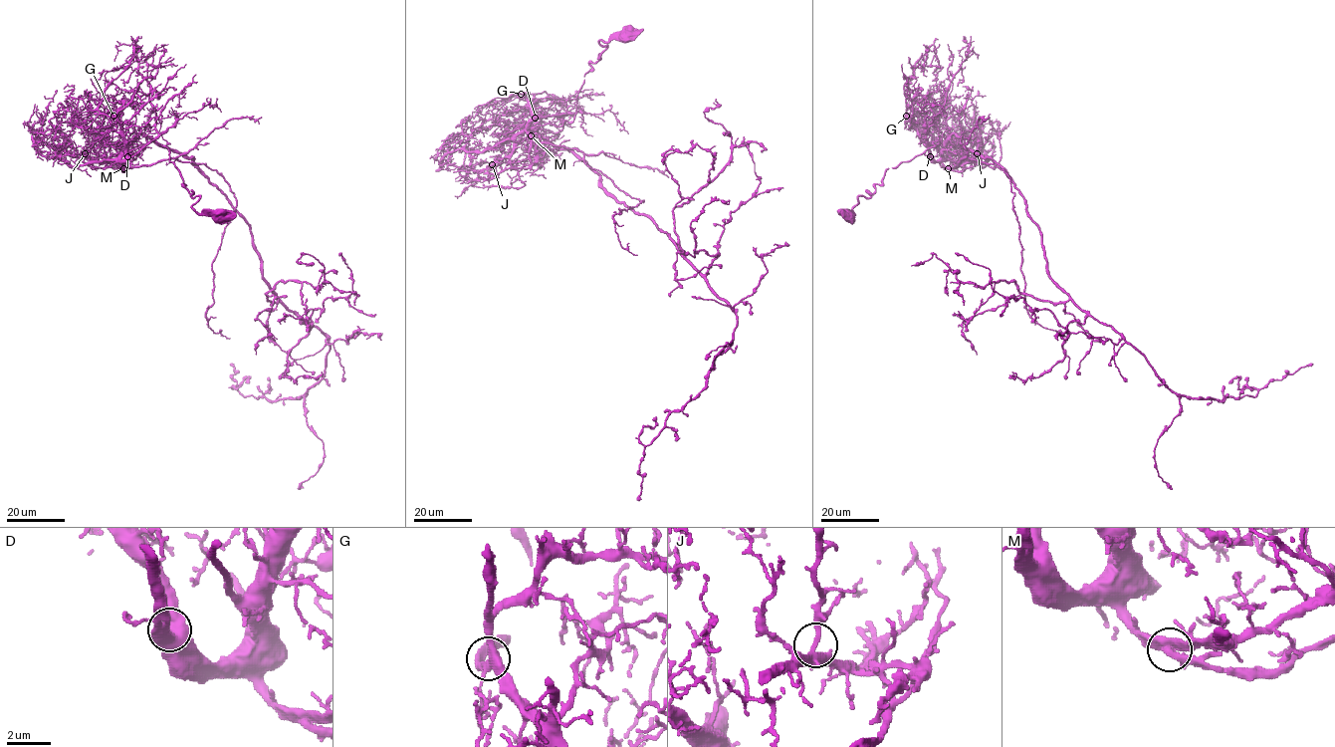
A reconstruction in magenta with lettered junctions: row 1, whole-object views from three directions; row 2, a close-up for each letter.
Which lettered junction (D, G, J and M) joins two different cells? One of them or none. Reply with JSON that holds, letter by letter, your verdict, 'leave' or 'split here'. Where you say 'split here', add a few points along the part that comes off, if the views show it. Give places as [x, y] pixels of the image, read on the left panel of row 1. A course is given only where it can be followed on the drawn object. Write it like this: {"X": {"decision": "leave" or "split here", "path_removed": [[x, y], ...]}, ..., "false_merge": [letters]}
{"D": {"decision": "leave"}, "G": {"decision": "leave"}, "J": {"decision": "leave"}, "M": {"decision": "split here", "path_removed": [[123, 168], [124, 164], [89, 166], [78, 156], [46, 145]]}, "false_merge": ["M"]}

